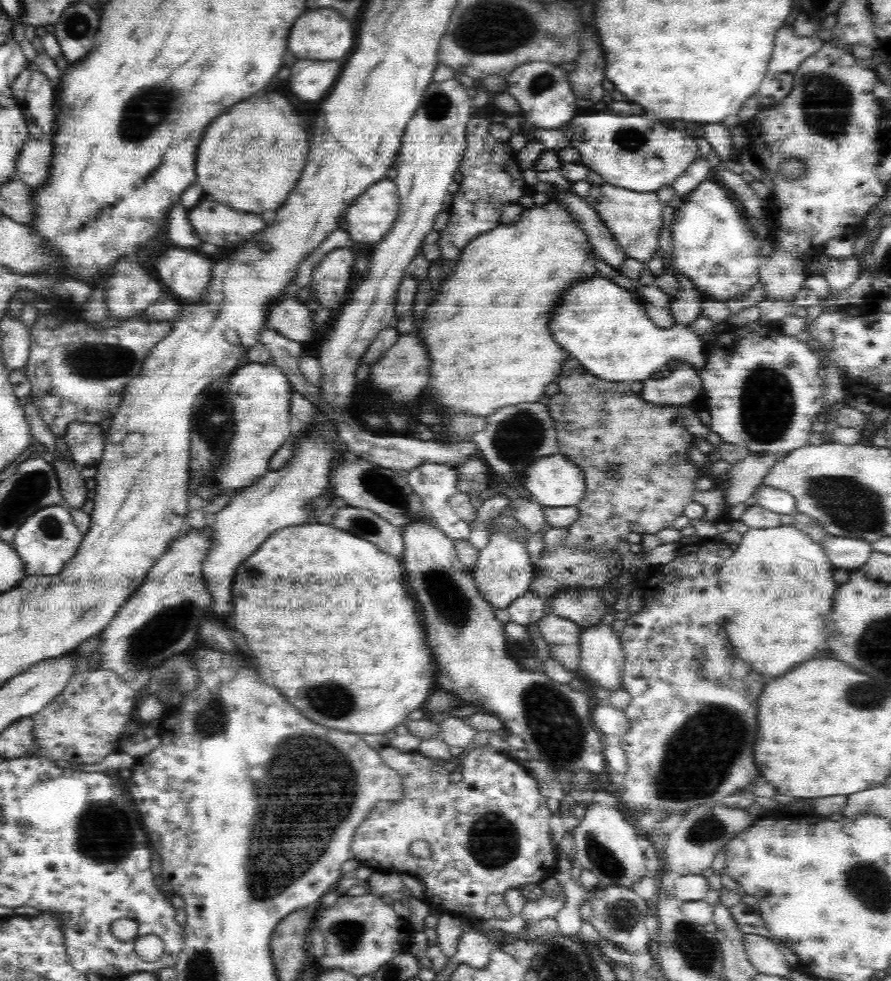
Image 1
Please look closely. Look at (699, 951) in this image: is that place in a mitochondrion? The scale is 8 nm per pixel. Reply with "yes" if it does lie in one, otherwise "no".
yes

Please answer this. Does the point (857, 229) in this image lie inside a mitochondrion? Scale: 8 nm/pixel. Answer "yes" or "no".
no

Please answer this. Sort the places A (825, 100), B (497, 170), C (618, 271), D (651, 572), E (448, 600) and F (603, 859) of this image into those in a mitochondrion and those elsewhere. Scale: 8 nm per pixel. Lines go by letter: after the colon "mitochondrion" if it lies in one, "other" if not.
A: mitochondrion
B: other
C: other
D: other
E: mitochondrion
F: mitochondrion

